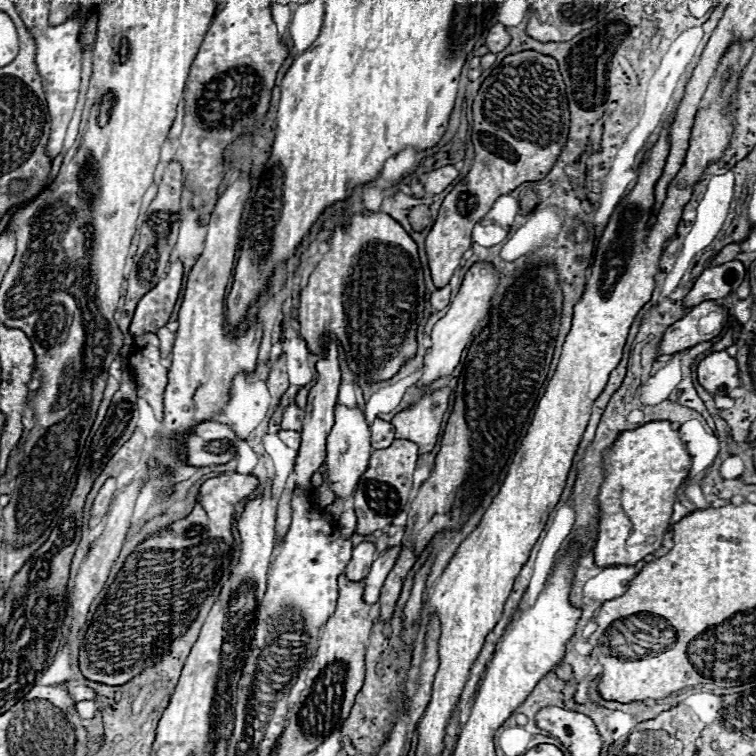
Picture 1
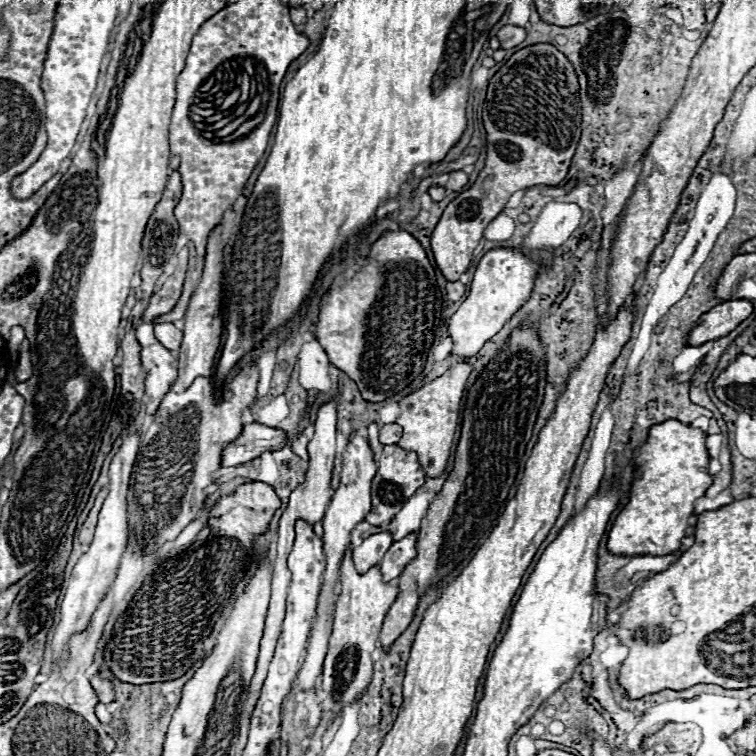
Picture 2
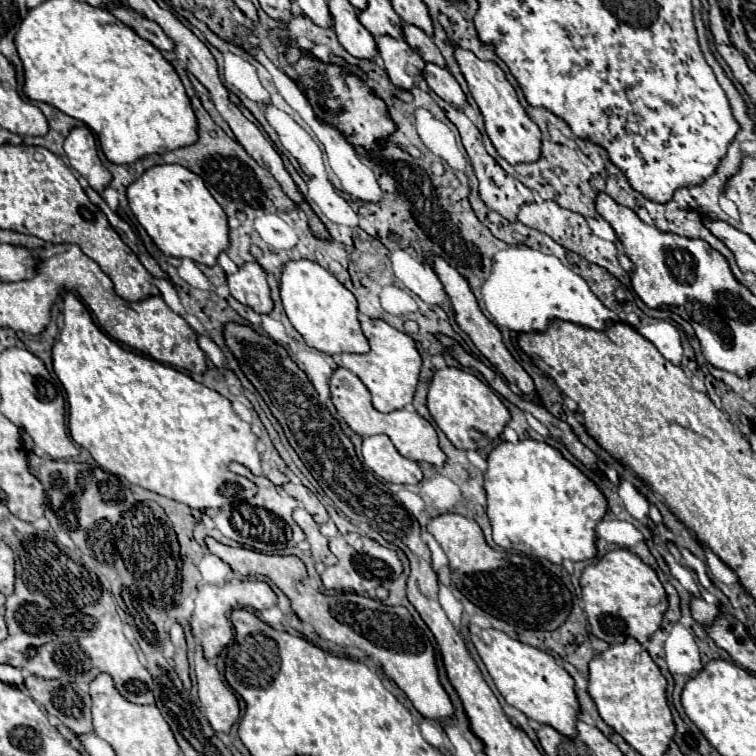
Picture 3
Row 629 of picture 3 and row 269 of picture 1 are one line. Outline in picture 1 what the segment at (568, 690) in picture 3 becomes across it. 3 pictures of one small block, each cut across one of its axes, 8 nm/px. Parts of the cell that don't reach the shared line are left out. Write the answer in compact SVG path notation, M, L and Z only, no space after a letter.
M476 262L476 264L466 272L464 282L462 282L458 294L456 294L454 300L450 302L448 314L442 316L442 318L434 324L432 334L430 334L432 346L428 348L428 352L426 352L426 356L424 356L424 366L420 368L420 370L422 370L422 376L416 380L416 388L430 386L434 380L452 374L452 370L454 370L454 368L458 366L458 362L460 362L462 350L470 344L472 332L474 332L476 328L480 328L483 322L488 319L490 308L492 308L492 296L494 296L496 284L498 284L498 276L496 276L496 270L492 268L492 264L486 264L486 266L488 266L488 268L486 268L486 274L480 274L480 272L482 272L482 264L486 264L486 262Z

